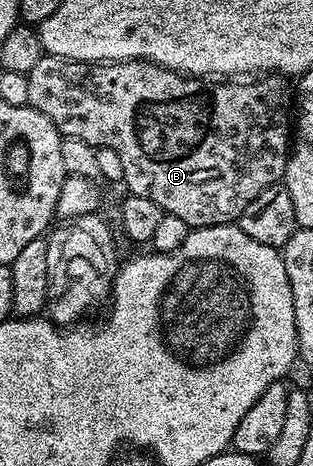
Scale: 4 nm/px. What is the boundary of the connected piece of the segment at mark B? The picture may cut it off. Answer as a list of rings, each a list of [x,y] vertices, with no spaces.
[[[43,54],[30,72],[25,75],[28,81],[28,104],[36,108],[63,137],[80,137],[80,141],[88,141],[95,149],[107,147],[120,153],[120,161],[124,164],[122,183],[125,190],[136,197],[148,197],[148,201],[156,201],[160,209],[172,217],[180,217],[191,229],[195,227],[215,227],[216,225],[237,224],[238,218],[274,183],[282,183],[286,173],[286,161],[292,146],[292,87],[285,78],[273,73],[263,74],[253,81],[207,81],[202,77],[182,75],[178,71],[169,71],[158,63],[150,63],[146,59],[129,59],[123,63],[77,63],[71,59],[61,59],[55,55]]]

